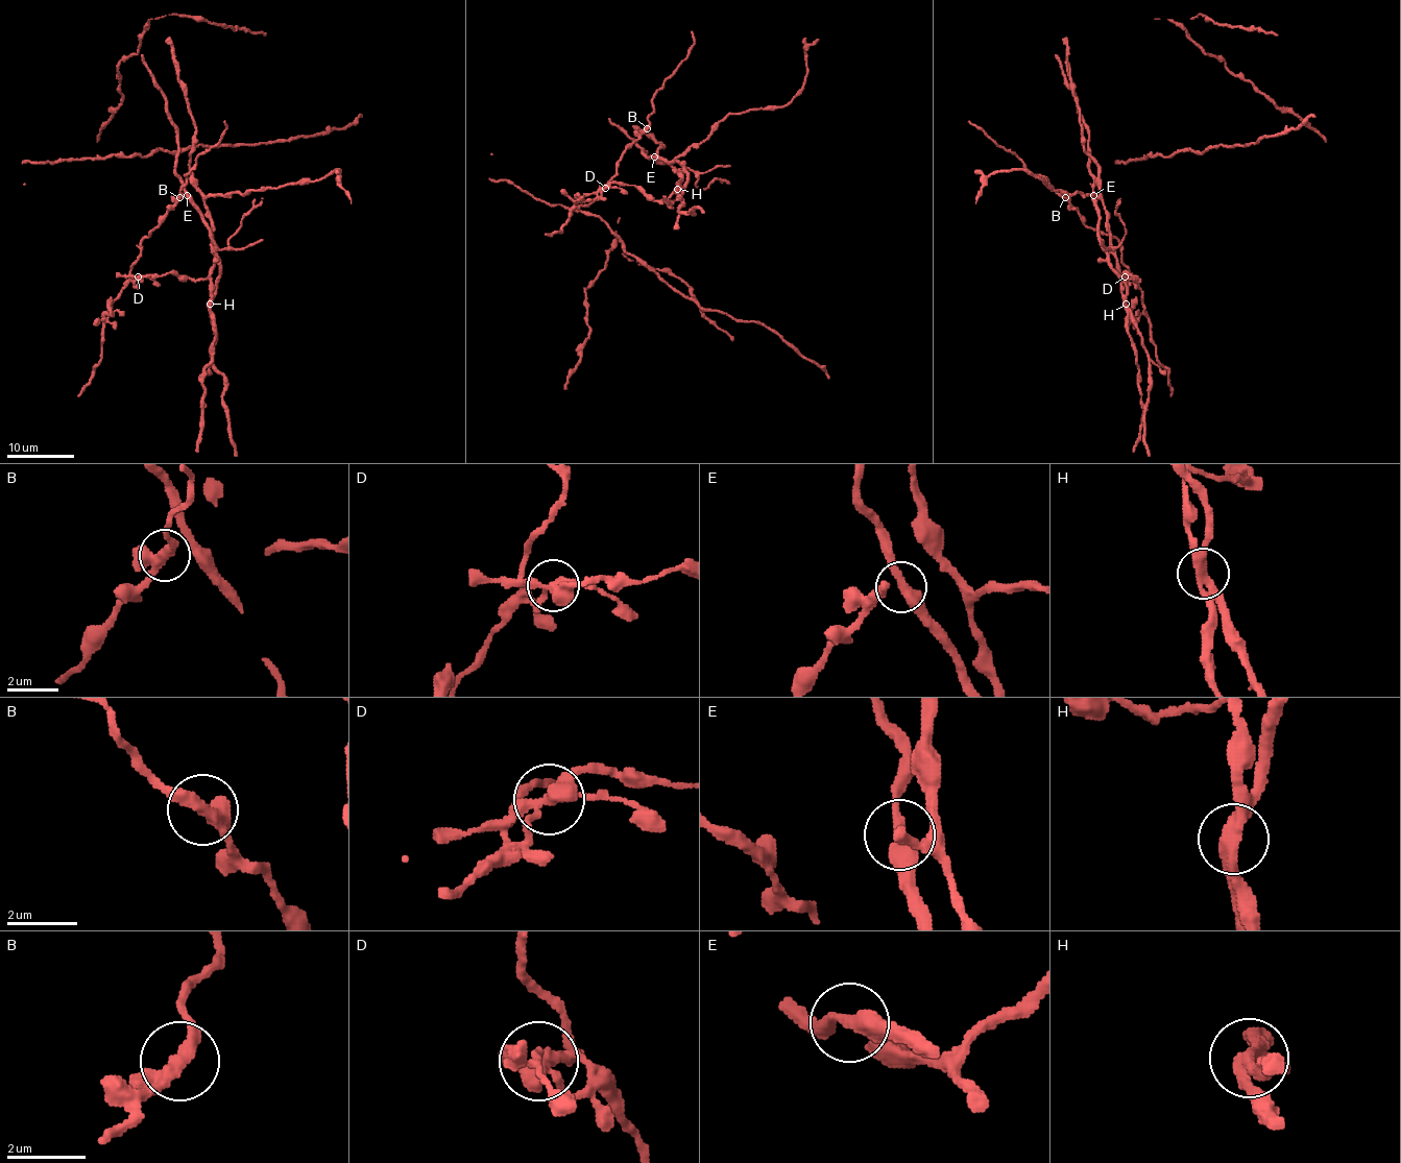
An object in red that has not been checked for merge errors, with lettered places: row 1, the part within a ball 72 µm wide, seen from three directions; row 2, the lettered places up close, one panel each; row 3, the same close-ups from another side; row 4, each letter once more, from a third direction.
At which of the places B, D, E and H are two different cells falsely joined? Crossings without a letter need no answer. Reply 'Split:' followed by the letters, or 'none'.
Split: D, H

